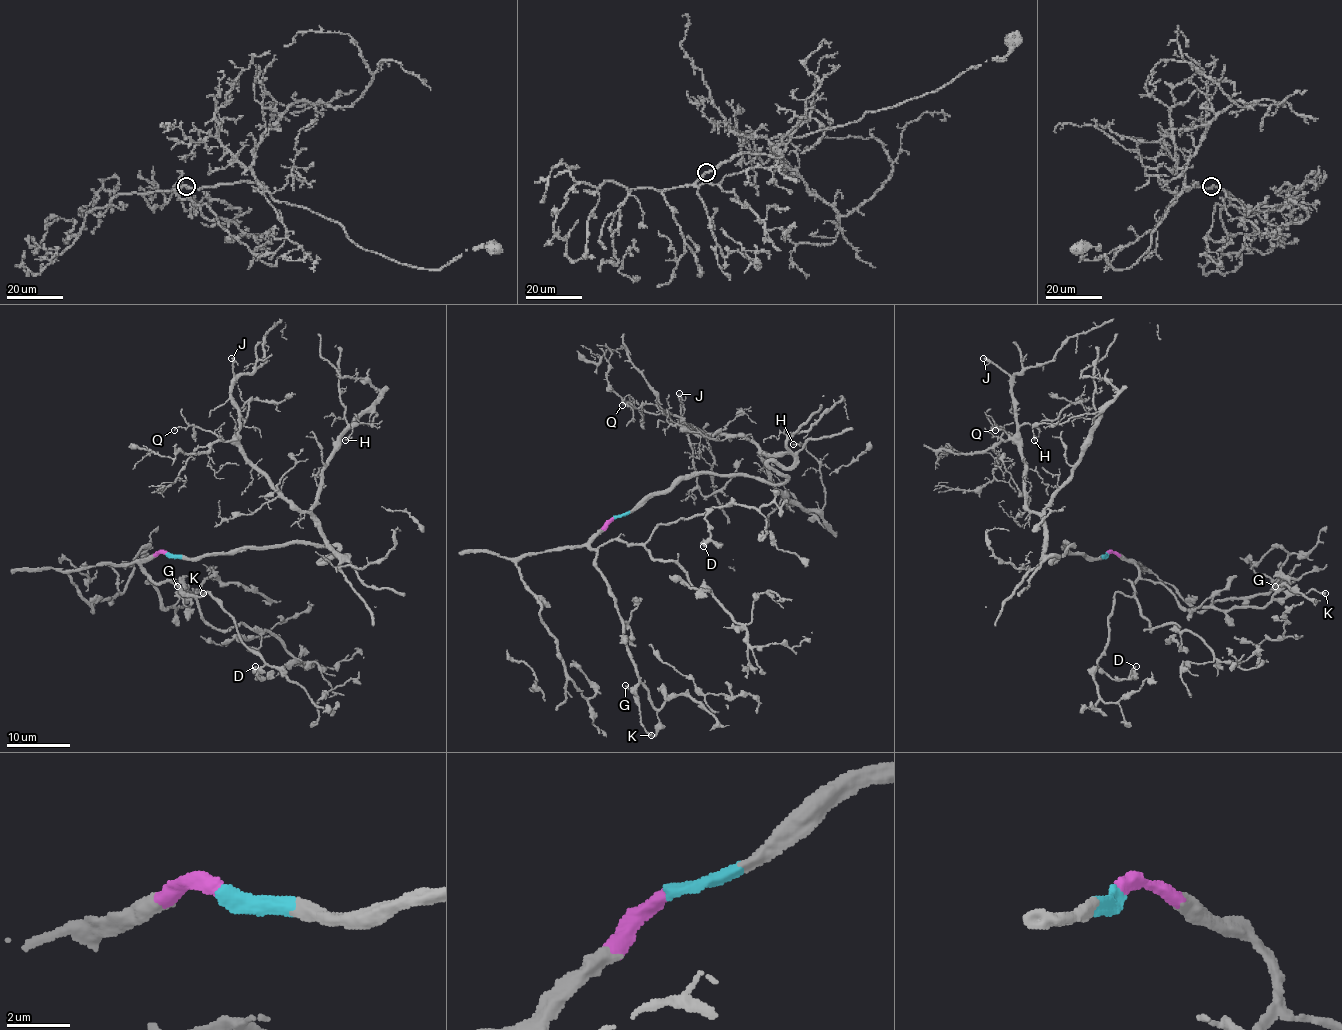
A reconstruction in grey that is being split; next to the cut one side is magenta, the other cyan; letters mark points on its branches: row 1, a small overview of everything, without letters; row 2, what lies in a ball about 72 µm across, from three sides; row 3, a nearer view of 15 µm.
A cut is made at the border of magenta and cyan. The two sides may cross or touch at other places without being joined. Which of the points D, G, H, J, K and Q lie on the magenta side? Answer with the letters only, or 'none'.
D, G, K

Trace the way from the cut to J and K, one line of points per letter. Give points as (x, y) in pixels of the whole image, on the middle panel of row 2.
J: (614, 517), (704, 473), (785, 479), (793, 457), (685, 427), (680, 393)
K: (614, 517), (589, 545), (614, 597), (638, 678), (635, 696), (641, 726), (651, 736)

